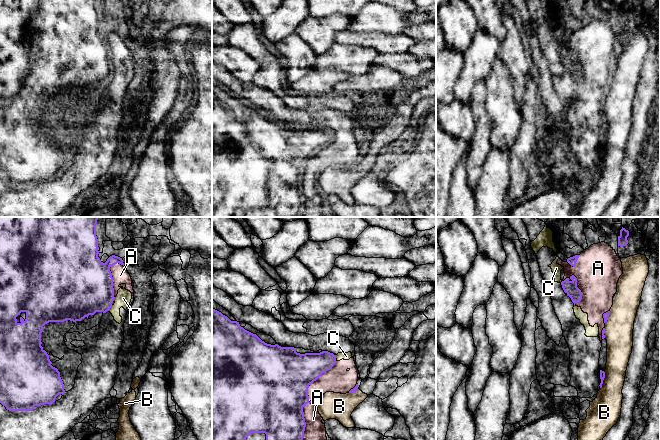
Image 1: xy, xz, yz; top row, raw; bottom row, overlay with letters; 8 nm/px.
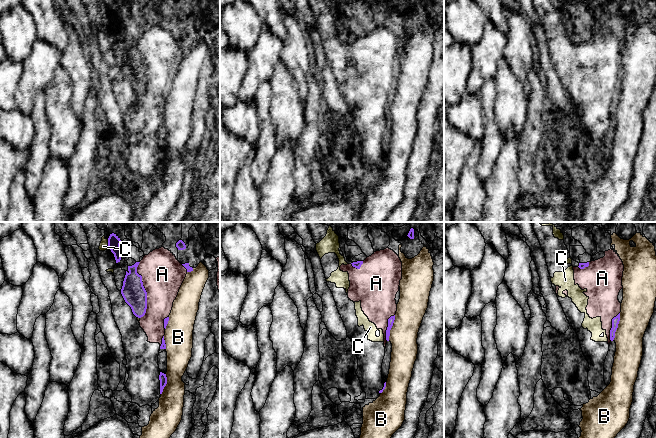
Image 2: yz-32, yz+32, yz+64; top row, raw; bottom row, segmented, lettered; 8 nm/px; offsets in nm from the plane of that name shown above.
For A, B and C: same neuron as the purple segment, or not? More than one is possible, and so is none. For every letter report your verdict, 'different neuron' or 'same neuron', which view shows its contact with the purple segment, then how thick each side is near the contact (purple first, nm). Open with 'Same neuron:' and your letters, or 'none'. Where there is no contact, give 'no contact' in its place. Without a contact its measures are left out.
Same neuron: none
A: different neuron | xz | 480/160 nm
B: different neuron | yz | 50/240 nm
C: different neuron | xy | 440/120 nm

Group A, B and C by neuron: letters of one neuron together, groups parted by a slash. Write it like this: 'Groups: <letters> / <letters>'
Groups: A C / B

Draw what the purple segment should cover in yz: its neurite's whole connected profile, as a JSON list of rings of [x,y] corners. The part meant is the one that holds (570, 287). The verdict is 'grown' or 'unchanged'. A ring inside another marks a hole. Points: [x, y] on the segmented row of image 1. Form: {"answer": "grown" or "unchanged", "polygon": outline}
{"answer": "unchanged", "polygon": [[[572,275],[569,278],[566,278],[564,281],[561,282],[562,288],[564,292],[569,296],[572,302],[575,303],[581,301],[582,299],[582,292],[577,287],[577,278]]]}

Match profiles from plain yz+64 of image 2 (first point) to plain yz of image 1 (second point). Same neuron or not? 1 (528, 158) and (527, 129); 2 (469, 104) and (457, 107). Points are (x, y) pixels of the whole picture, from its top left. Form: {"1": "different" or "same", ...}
{"1": "same", "2": "same"}

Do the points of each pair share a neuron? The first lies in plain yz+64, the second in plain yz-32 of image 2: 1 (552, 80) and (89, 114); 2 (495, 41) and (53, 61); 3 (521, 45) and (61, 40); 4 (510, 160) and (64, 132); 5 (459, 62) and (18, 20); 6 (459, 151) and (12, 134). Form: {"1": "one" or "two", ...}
{"1": "two", "2": "one", "3": "two", "4": "two", "5": "two", "6": "two"}

